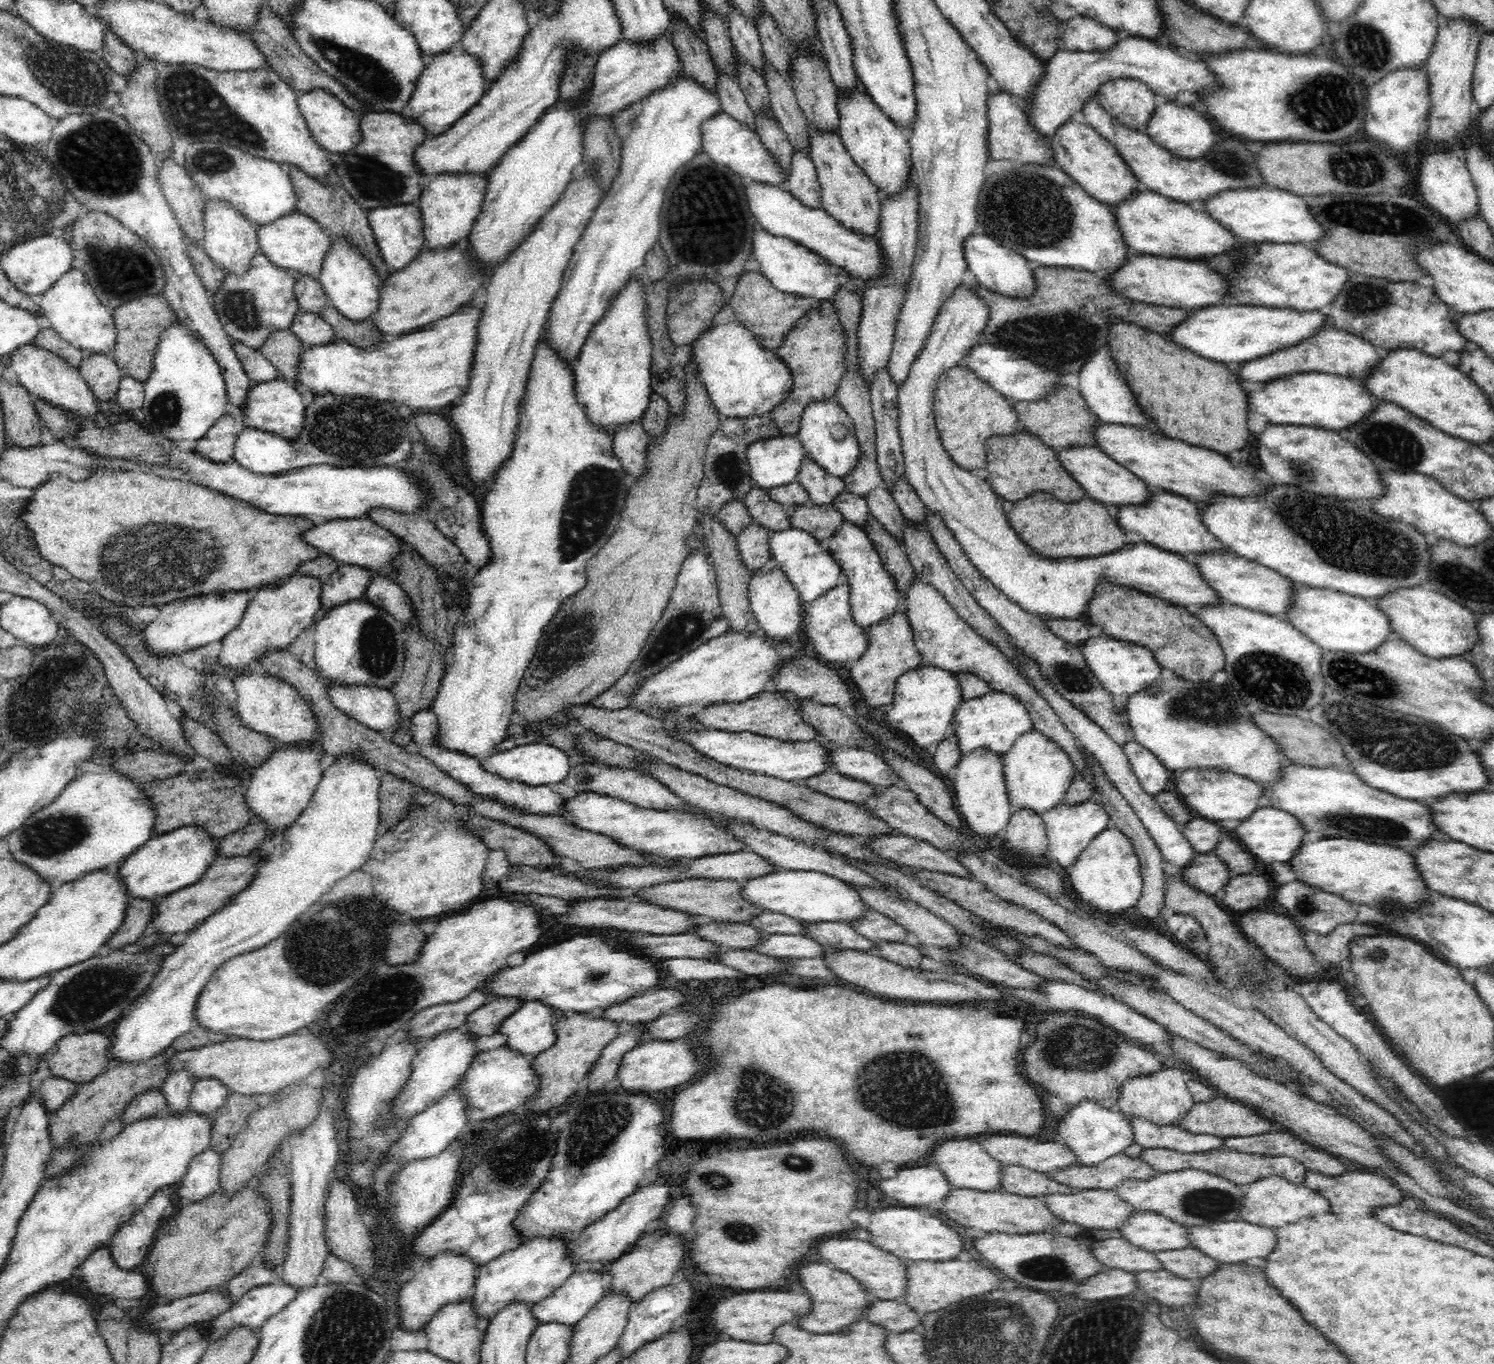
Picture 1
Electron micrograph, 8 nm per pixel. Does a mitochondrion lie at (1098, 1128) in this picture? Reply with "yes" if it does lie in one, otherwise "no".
no

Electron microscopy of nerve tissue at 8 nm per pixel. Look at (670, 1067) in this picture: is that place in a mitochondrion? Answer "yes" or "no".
no

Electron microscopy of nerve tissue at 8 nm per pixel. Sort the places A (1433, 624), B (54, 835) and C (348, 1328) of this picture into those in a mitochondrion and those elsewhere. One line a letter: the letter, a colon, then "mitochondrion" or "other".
A: other
B: mitochondrion
C: mitochondrion

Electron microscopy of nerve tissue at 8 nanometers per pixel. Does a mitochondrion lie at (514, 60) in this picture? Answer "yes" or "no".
no

